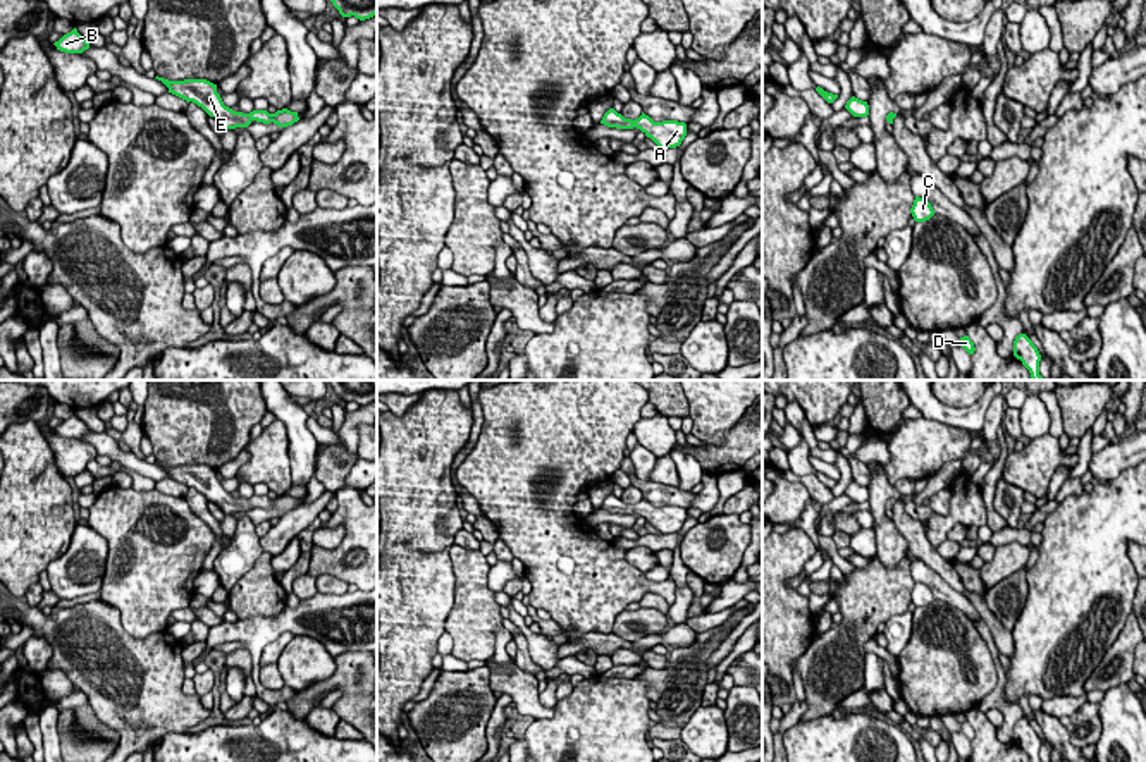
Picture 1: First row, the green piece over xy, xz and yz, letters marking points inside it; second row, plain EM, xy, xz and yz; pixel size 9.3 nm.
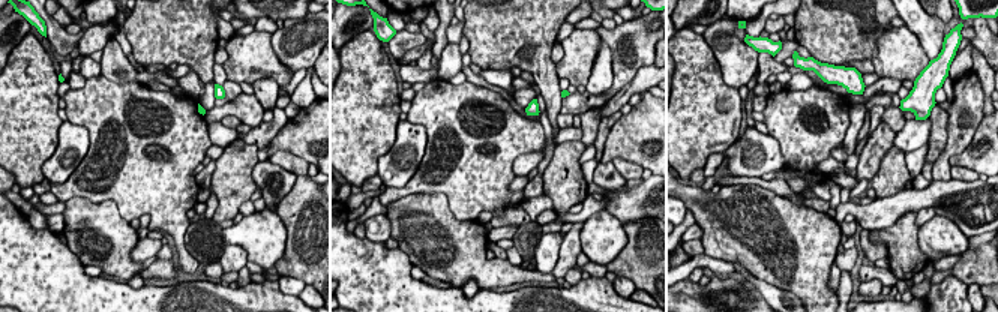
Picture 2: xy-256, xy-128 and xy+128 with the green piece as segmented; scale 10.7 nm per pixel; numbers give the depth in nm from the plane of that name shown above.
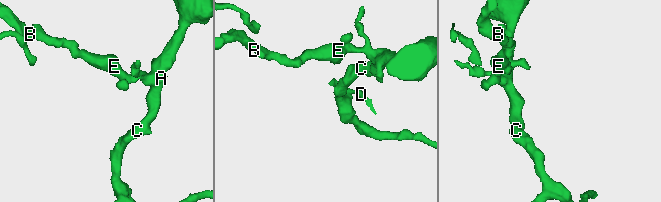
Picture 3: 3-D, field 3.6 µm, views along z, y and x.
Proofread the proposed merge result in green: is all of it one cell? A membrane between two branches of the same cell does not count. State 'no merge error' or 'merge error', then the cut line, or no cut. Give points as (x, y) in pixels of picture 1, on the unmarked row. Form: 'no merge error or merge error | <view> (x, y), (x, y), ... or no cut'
no merge error | no cut

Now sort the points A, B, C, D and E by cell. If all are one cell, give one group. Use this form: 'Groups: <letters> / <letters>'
Groups: A B C D E

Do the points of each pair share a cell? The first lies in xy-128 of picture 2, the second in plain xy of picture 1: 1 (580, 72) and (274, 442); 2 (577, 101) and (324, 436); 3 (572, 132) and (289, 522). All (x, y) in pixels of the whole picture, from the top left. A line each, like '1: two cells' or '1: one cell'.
1: one cell
2: two cells
3: one cell

